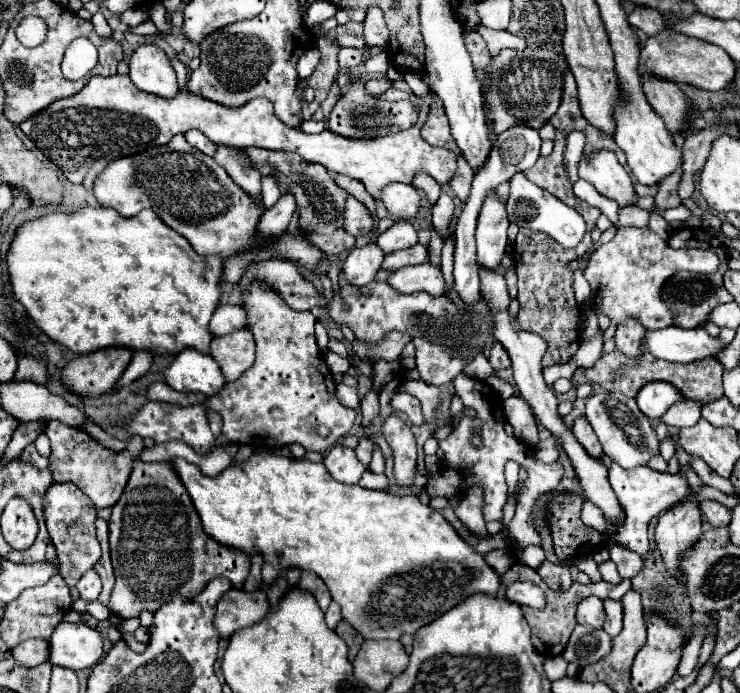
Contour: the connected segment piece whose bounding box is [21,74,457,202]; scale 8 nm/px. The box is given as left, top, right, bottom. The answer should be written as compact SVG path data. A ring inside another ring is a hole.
M115 74L107 78L93 76L77 96L53 102L49 108L45 108L45 112L33 116L33 120L25 120L21 124L21 130L73 184L81 184L87 170L99 158L113 162L117 158L131 156L147 148L167 144L175 134L185 134L187 130L197 128L215 144L229 144L235 148L259 146L267 150L295 152L307 162L323 164L333 176L345 174L349 178L361 180L367 192L377 202L381 202L381 192L387 184L411 184L417 172L427 172L437 182L449 182L449 178L455 174L455 156L445 148L429 146L419 136L419 130L427 120L427 112L434 99L435 94L432 92L424 99L411 94L409 100L419 108L418 120L413 130L387 134L373 140L355 140L339 136L331 130L307 134L301 128L287 126L285 122L277 120L277 116L273 114L273 104L269 104L265 98L255 98L239 108L215 104L213 100L199 98L191 90L179 90L173 98L161 98L133 88L129 76Z

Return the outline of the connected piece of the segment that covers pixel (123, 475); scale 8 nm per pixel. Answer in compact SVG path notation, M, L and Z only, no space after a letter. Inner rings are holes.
M51 420L47 424L47 436L51 440L49 468L53 472L53 480L75 484L93 500L93 504L97 508L111 508L119 500L119 496L129 480L131 462L133 462L129 452L127 450L113 452L113 450L101 446L99 442L95 442L93 438L89 438L83 430L69 428L61 420Z

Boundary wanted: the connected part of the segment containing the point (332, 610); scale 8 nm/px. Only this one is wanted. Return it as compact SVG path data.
M331 602L331 604L329 604L329 608L327 608L327 612L325 612L325 620L327 620L327 626L329 626L331 630L337 626L337 622L343 620L341 608L339 608L337 602Z

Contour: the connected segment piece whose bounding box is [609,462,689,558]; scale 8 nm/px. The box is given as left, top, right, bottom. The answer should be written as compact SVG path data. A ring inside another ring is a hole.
M611 462L611 466L609 466L609 482L611 482L611 488L617 494L617 500L621 502L623 510L627 512L625 528L619 532L617 542L645 558L647 552L649 552L649 540L647 540L647 524L649 524L649 520L653 516L661 514L663 510L671 508L679 500L689 496L687 494L687 480L683 478L681 472L673 476L673 474L655 472L655 470L647 468L647 466L627 470L627 468L621 468L617 462Z

